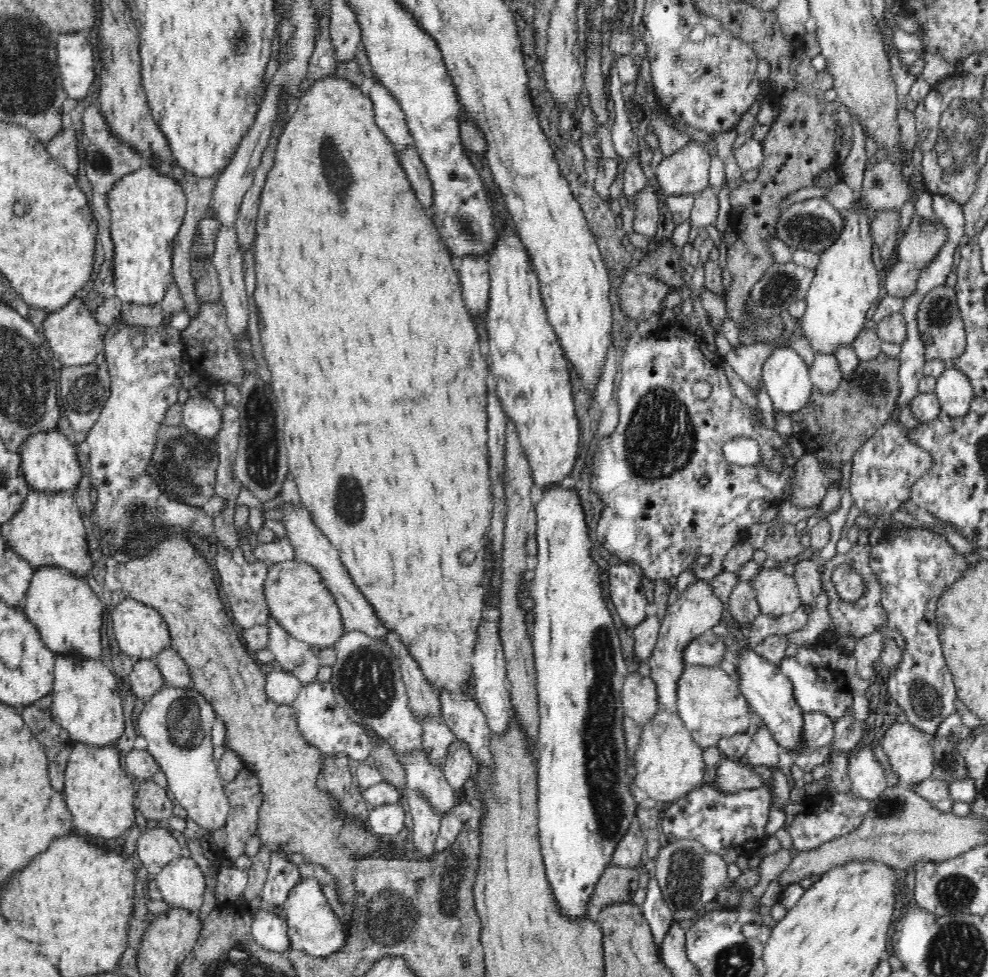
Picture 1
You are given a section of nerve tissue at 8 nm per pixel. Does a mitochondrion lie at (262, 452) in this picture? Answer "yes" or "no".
yes

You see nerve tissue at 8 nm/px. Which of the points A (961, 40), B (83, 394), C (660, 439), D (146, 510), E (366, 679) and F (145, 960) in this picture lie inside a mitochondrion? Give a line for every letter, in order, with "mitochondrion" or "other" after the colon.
A: other
B: mitochondrion
C: mitochondrion
D: mitochondrion
E: mitochondrion
F: other

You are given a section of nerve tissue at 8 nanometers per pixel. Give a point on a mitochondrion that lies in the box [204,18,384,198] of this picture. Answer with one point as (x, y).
(242, 37)

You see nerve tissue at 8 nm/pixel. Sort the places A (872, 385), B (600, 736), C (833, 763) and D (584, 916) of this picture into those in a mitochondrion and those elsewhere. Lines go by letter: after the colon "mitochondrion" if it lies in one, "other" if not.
A: mitochondrion
B: mitochondrion
C: other
D: other

